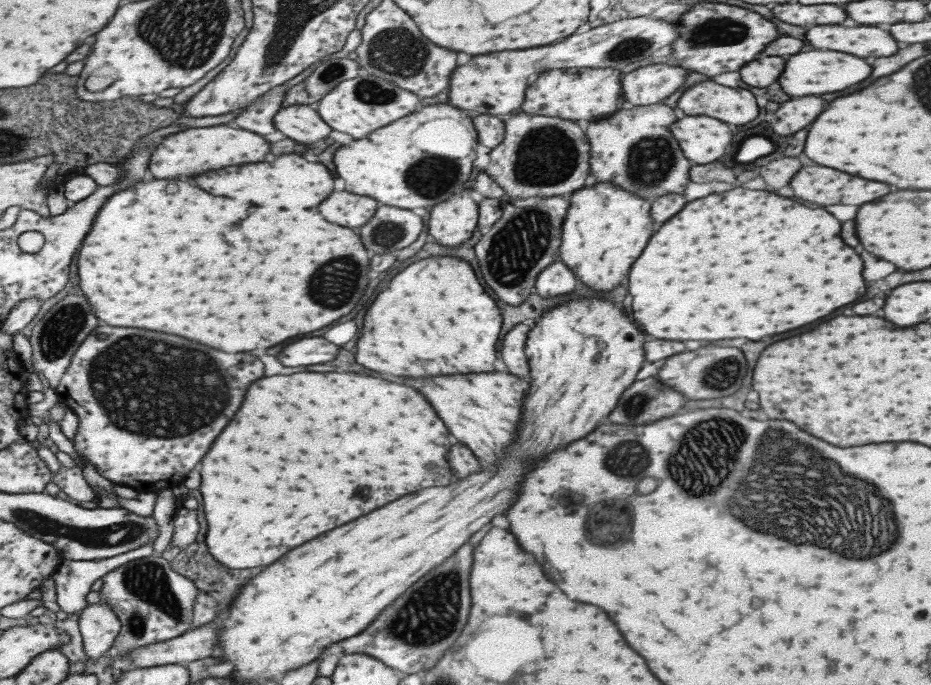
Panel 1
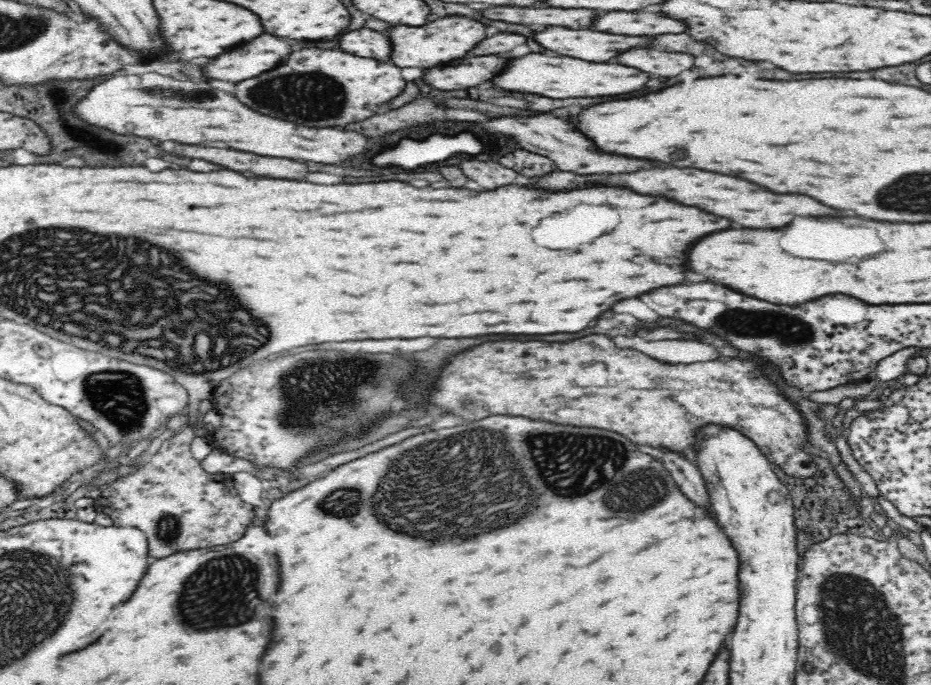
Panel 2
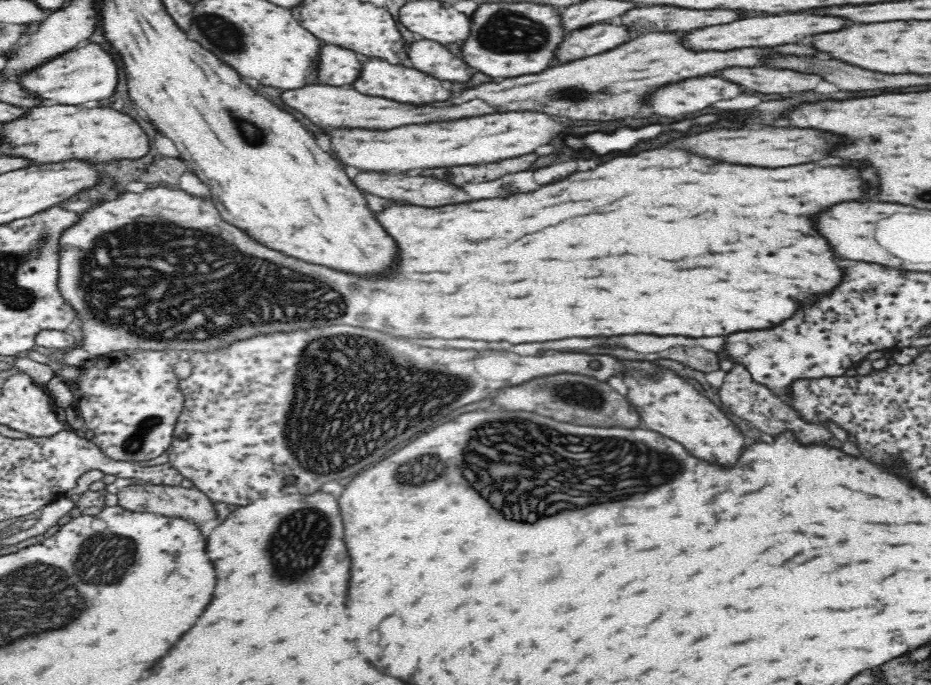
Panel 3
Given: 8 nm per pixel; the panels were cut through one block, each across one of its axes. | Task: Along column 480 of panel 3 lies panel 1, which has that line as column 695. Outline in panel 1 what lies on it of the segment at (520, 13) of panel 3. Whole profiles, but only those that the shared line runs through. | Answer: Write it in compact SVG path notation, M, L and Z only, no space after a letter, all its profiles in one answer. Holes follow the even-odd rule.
M693 4L687 12L683 12L677 18L677 32L679 38L675 38L669 46L671 56L669 64L681 66L685 70L703 74L703 76L717 76L723 72L735 72L739 66L747 64L755 58L759 50L773 38L777 38L777 32L771 22L761 18L755 12L729 6L729 4Z

